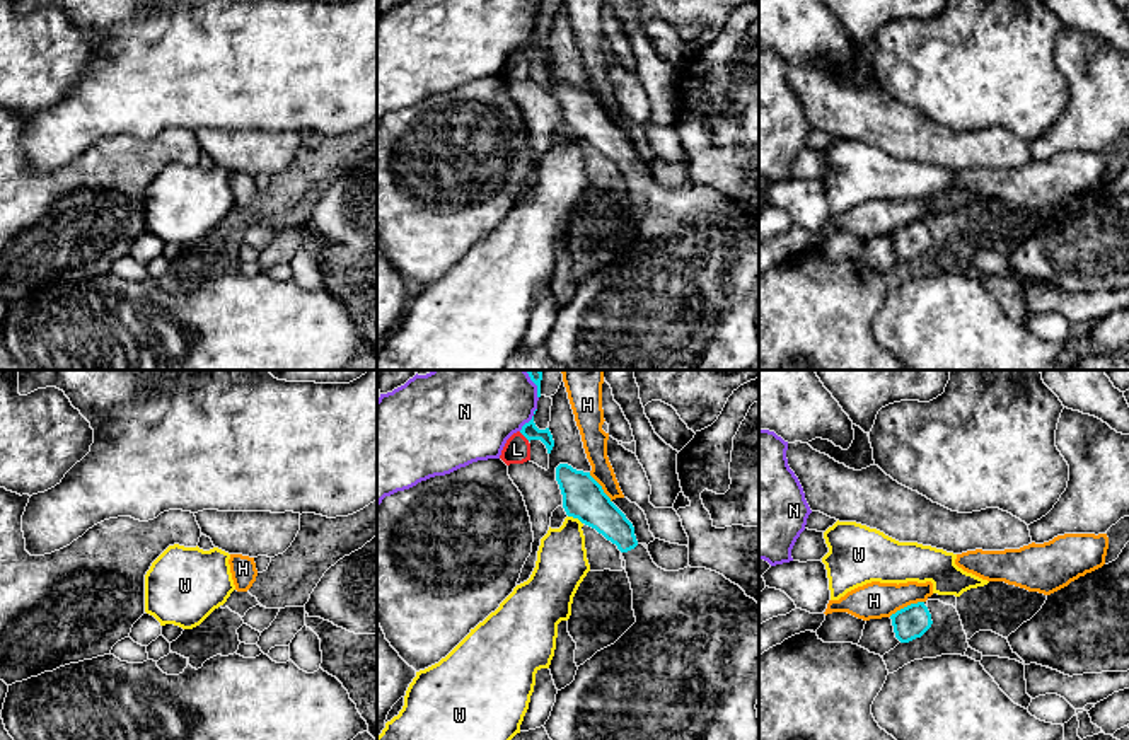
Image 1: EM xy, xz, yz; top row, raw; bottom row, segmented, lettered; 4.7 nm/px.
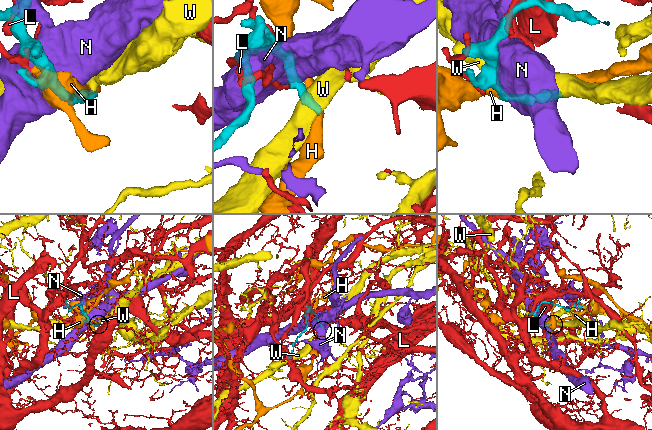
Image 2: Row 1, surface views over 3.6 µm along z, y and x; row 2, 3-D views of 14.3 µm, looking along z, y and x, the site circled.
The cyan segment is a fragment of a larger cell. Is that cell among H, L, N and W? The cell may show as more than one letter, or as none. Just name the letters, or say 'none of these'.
none of these

